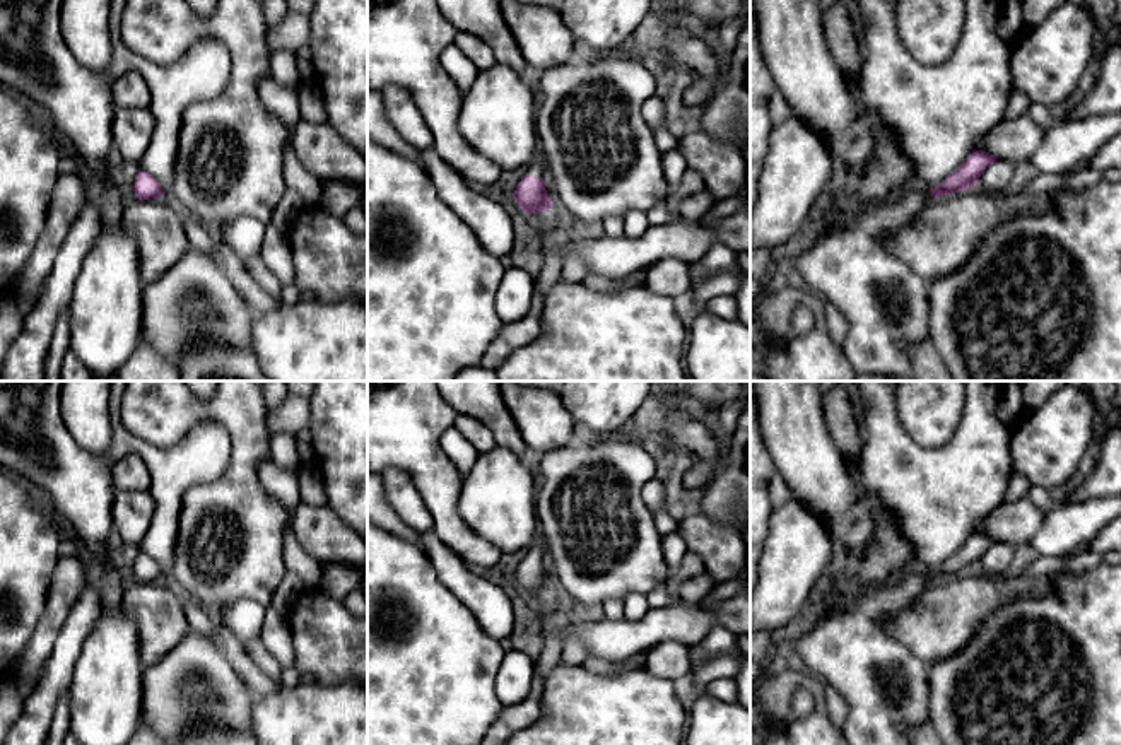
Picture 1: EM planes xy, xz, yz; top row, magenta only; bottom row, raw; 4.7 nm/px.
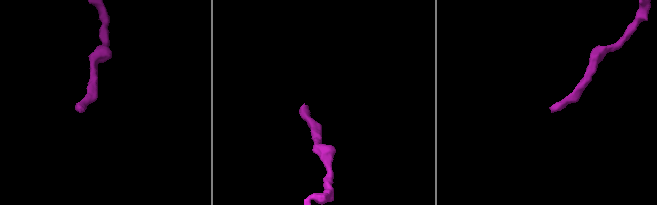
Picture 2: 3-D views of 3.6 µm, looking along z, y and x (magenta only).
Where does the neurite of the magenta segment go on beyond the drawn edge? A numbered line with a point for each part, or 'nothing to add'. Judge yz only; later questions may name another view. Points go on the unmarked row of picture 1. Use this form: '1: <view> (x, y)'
1: yz (886, 687)

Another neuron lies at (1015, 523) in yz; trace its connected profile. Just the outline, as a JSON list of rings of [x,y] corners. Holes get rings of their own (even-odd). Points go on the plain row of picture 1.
[[[1027,497],[1017,502],[1003,502],[991,511],[976,528],[976,533],[986,533],[998,542],[1007,542],[1013,547],[1029,543],[1041,528],[1046,513],[1041,511]]]

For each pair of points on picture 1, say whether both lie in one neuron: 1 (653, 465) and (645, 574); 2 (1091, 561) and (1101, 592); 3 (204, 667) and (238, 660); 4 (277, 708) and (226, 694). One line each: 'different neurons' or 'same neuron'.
1: same neuron
2: different neurons
3: different neurons
4: different neurons

